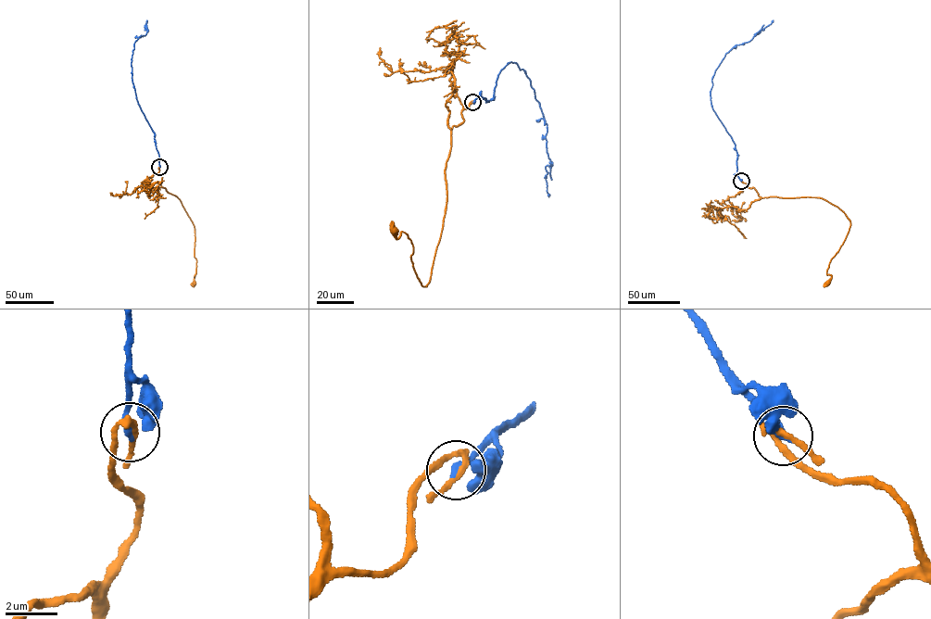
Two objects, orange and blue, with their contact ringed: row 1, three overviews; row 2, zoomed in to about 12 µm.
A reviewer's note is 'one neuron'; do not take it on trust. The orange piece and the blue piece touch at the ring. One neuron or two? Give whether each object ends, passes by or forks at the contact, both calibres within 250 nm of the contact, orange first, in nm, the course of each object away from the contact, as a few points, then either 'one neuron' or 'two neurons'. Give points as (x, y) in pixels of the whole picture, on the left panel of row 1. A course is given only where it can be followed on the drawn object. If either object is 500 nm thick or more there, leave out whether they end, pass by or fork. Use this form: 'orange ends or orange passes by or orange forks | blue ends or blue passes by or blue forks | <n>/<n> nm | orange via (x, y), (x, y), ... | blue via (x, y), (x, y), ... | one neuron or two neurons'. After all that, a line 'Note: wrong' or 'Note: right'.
orange passes by | blue ends | 240/260 nm | orange via (159, 167), (161, 186), (180, 198), (195, 230), (196, 266), (194, 284) | blue via (159, 167), (155, 134), (137, 99), (132, 77), (133, 44), (140, 36), (145, 34), (146, 20) | one neuron
Note: right

